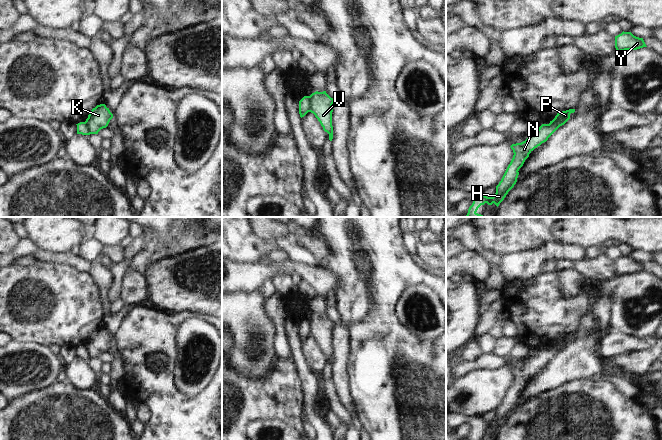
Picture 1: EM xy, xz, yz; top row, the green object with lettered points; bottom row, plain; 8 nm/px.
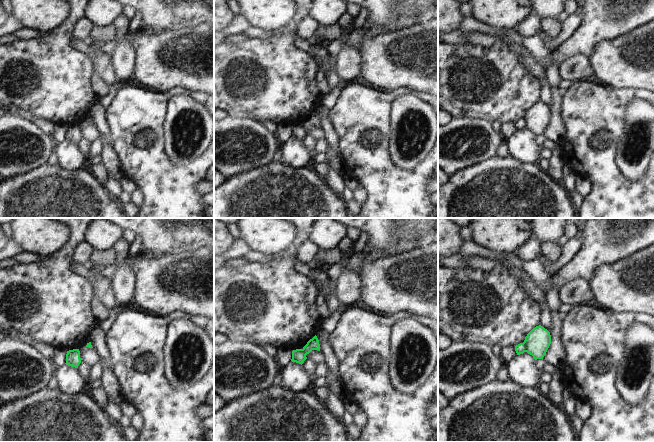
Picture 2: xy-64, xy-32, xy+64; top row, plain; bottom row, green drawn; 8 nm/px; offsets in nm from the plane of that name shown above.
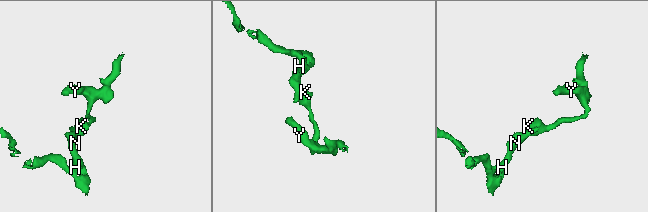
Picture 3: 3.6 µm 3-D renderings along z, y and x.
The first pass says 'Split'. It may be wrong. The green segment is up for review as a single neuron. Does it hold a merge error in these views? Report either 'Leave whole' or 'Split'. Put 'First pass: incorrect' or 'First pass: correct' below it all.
Split
First pass: correct

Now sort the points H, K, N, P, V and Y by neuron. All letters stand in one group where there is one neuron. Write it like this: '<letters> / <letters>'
H N / K P V Y

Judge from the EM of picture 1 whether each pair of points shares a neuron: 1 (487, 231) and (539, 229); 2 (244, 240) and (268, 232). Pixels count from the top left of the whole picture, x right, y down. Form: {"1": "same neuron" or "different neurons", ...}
{"1": "same neuron", "2": "different neurons"}

